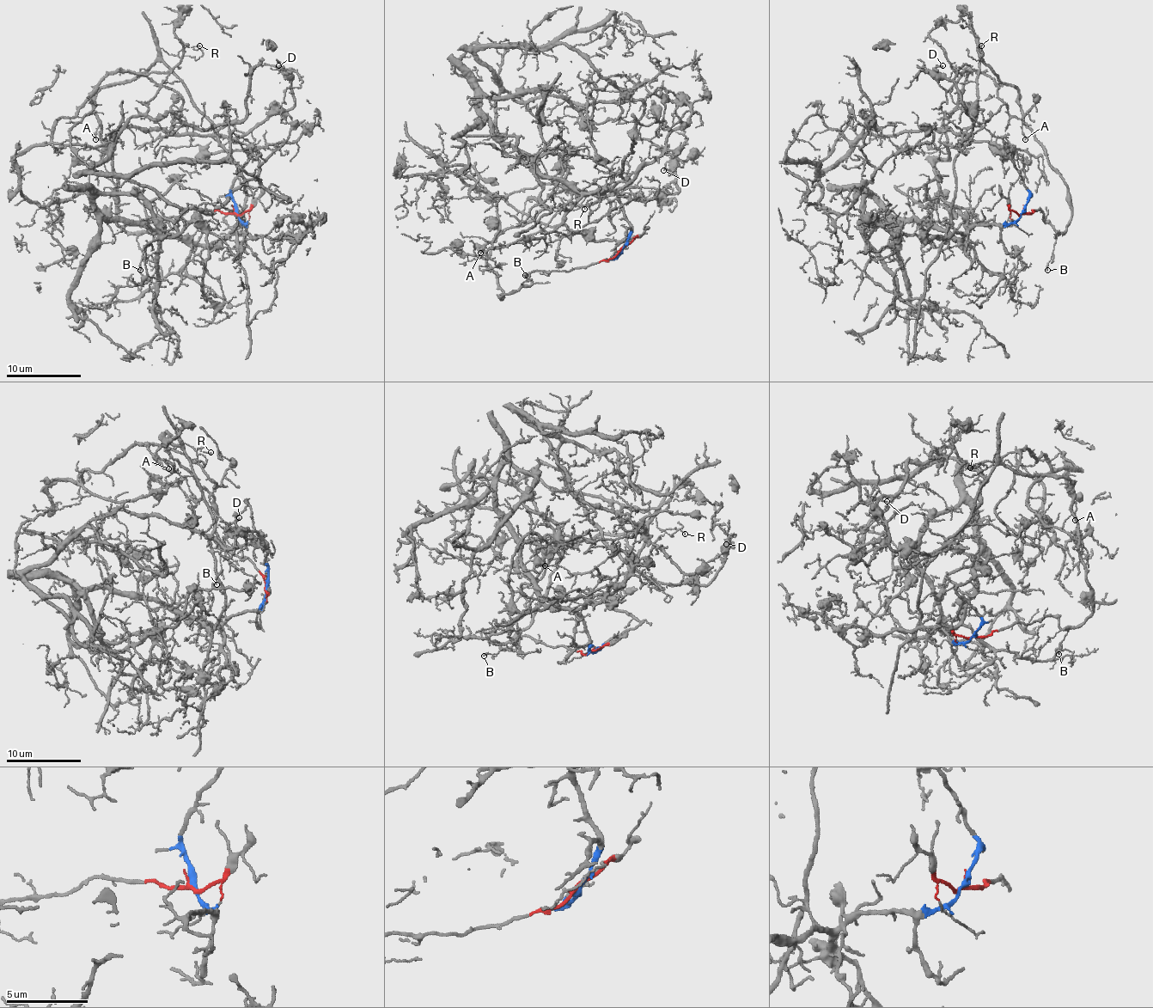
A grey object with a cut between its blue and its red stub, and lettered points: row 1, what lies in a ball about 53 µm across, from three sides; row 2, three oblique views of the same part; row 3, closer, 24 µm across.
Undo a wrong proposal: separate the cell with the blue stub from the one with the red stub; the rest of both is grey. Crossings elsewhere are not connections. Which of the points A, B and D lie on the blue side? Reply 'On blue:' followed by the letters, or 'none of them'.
On blue: D

